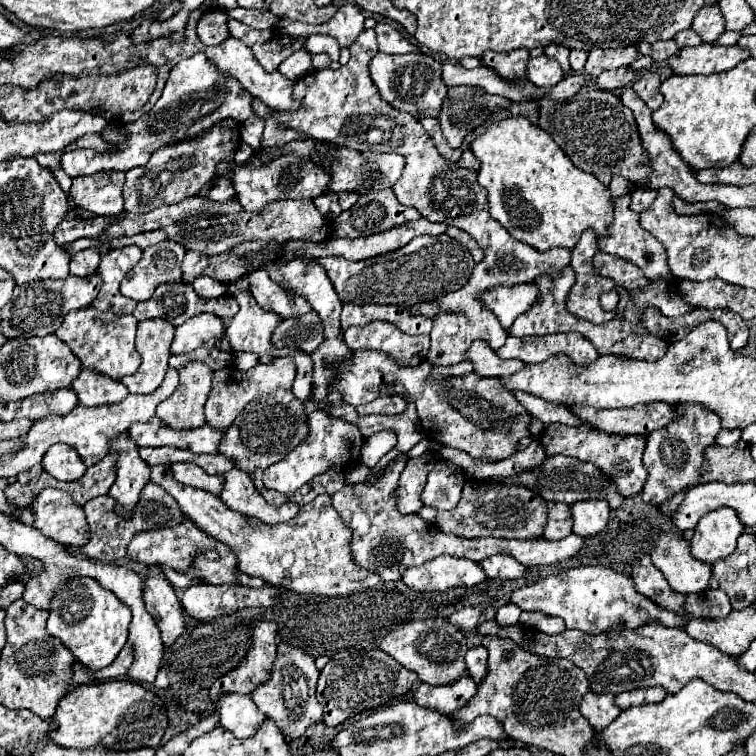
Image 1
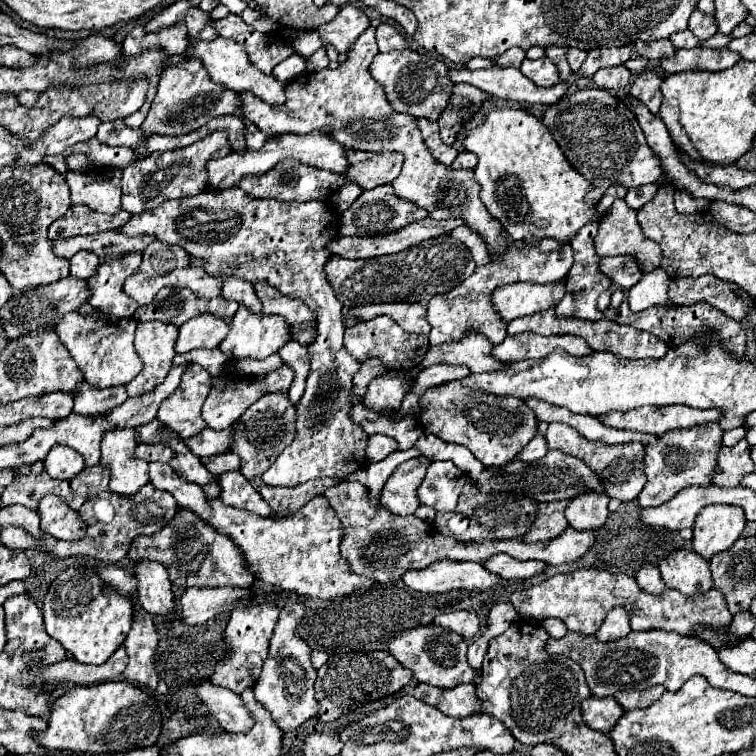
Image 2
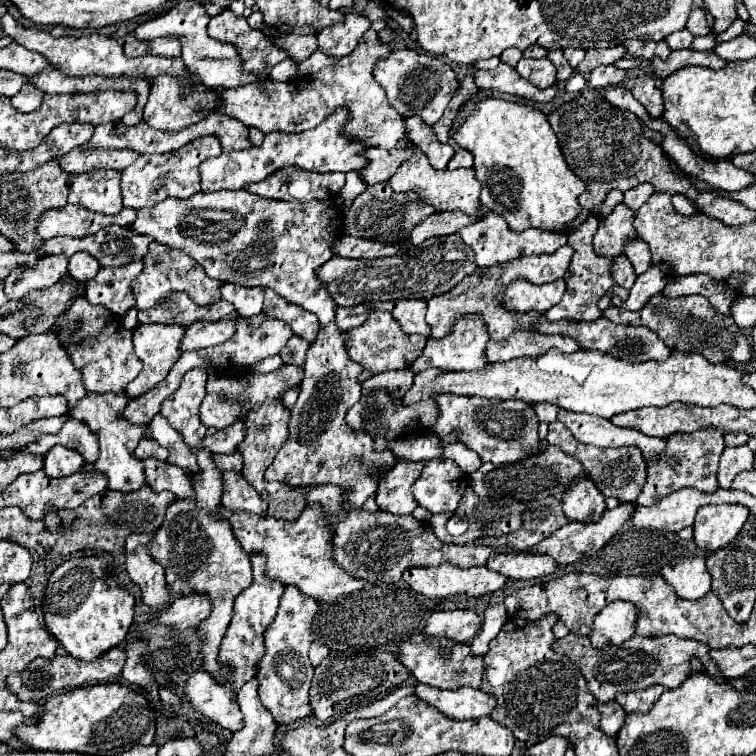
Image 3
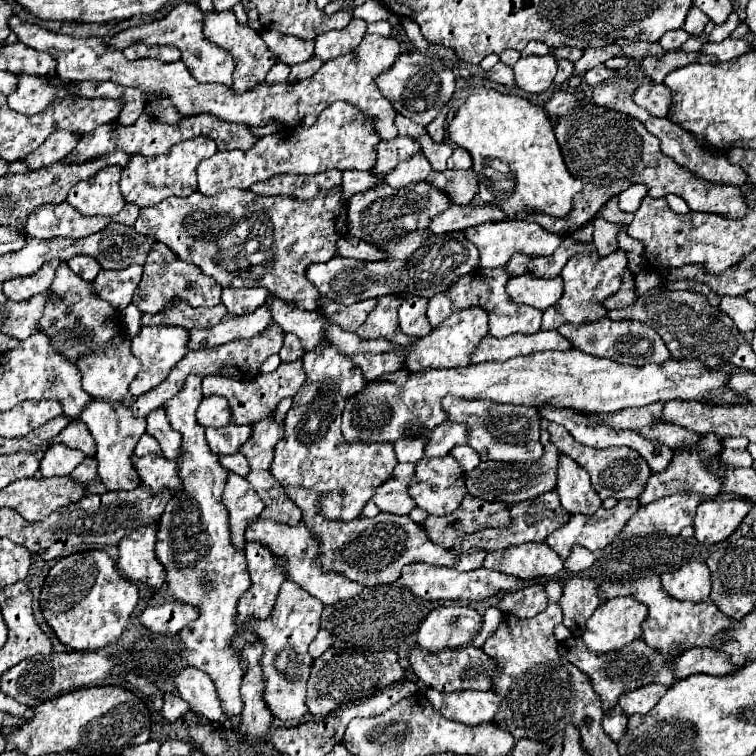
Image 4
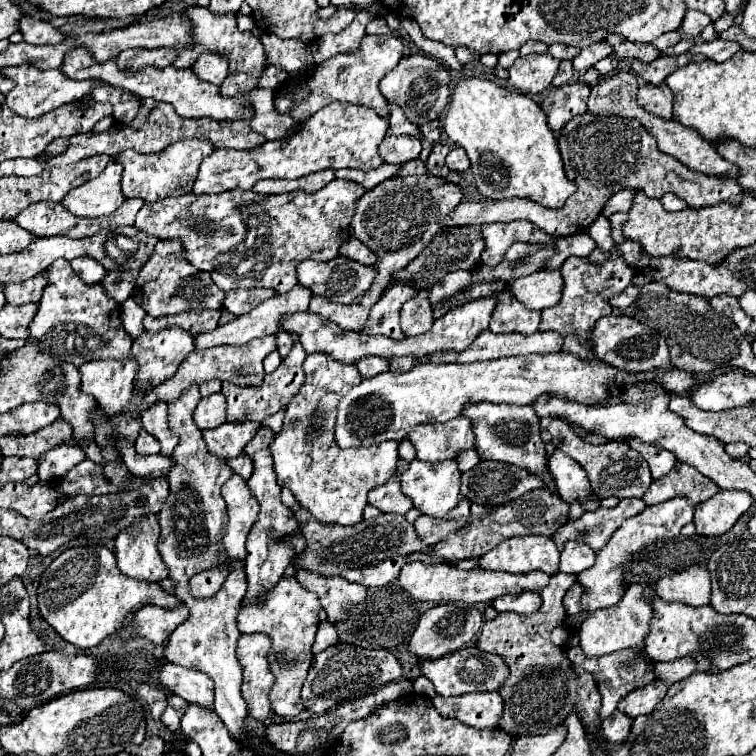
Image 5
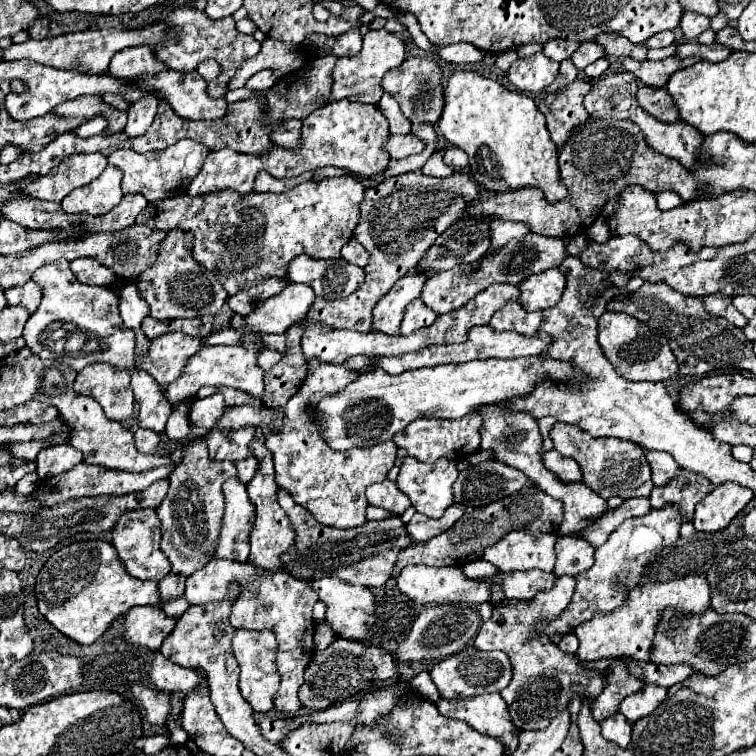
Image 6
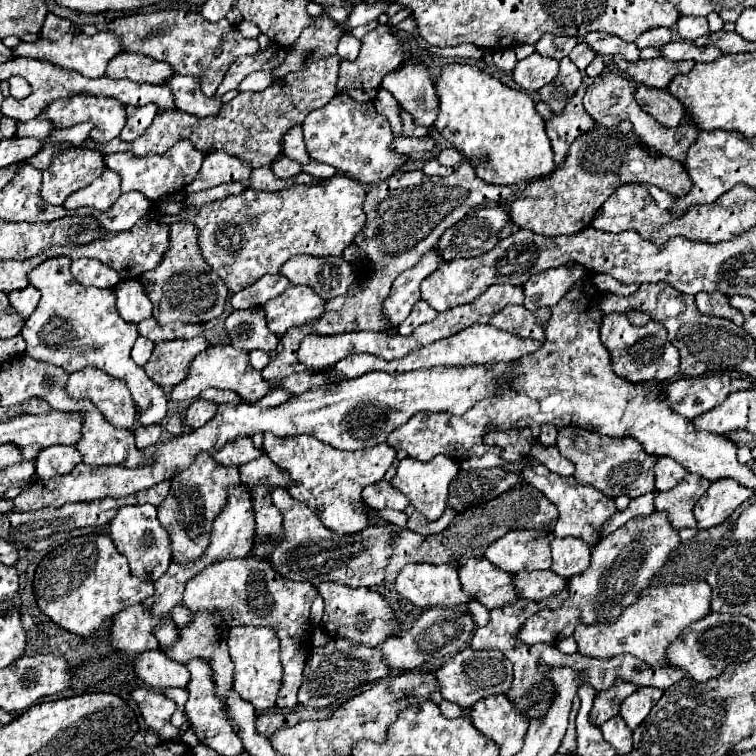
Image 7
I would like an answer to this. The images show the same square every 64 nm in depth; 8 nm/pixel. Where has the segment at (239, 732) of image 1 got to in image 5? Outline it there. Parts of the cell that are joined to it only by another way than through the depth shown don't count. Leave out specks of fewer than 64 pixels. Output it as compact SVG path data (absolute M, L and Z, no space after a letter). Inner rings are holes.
M164 664L160 670L160 682L188 704L198 704L208 710L214 708L214 682L200 670L178 664Z

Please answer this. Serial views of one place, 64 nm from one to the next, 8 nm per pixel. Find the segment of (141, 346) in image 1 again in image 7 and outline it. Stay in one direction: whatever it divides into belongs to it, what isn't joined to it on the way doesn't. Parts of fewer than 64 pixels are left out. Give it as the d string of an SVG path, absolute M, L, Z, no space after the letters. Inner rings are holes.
M202 336L190 338L190 340L184 340L184 338L164 340L154 346L154 352L146 362L144 370L162 388L176 386L186 378L190 362L194 360L196 354L204 350L206 344L208 342Z

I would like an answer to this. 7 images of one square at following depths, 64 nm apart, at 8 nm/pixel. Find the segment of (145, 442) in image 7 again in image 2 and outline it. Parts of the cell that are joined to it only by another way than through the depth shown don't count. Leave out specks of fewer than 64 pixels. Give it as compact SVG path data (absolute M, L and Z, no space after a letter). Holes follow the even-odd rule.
M138 444L136 454L138 454L138 458L142 458L146 462L170 462L176 456L176 452L170 446L166 446L166 444L162 444L162 446Z

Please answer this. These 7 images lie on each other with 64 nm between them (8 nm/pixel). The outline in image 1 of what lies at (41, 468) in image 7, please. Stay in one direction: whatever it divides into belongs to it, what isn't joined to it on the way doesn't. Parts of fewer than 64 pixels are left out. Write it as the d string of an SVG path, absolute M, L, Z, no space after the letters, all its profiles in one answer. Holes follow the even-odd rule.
M68 444L50 446L42 458L42 468L56 480L64 480L64 482L82 478L86 472L86 464L78 456L78 452Z

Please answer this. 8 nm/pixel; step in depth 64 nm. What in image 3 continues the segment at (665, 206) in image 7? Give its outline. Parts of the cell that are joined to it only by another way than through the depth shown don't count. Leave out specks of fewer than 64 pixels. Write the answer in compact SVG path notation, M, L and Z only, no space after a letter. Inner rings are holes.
M674 194L672 196L672 204L674 204L674 208L676 208L678 214L686 214L686 216L690 216L690 214L694 214L698 210L694 206L694 202L690 202L690 198L684 196L684 194Z

